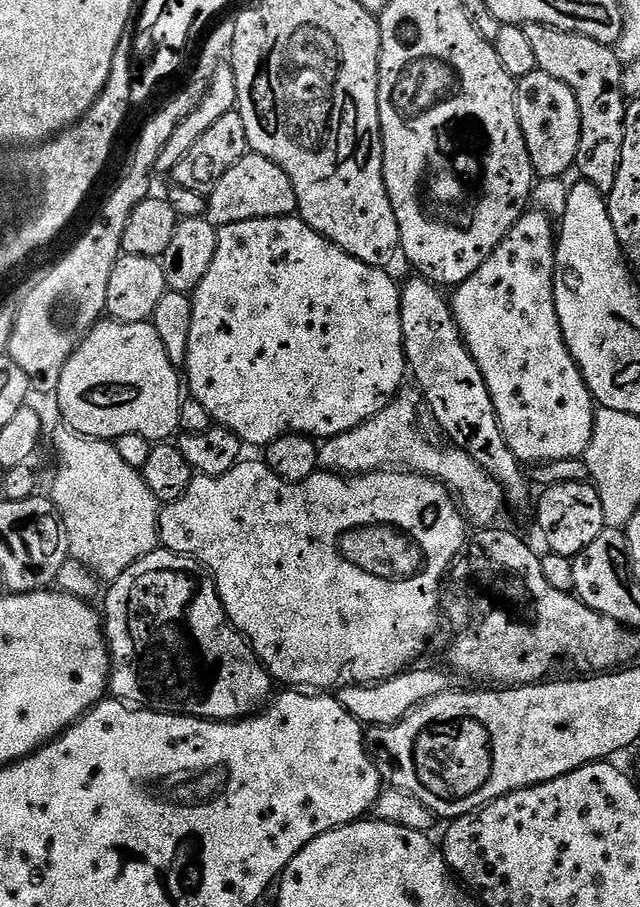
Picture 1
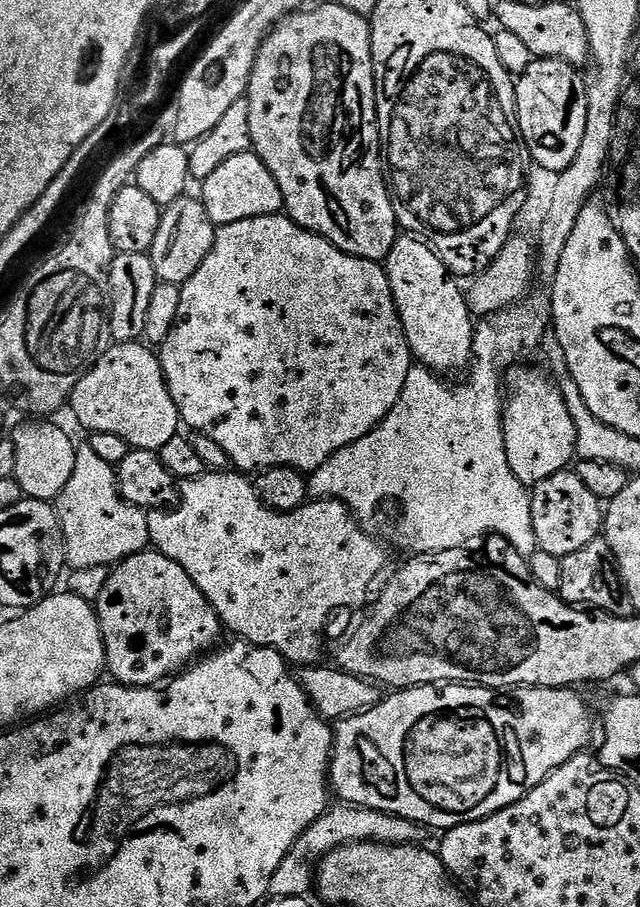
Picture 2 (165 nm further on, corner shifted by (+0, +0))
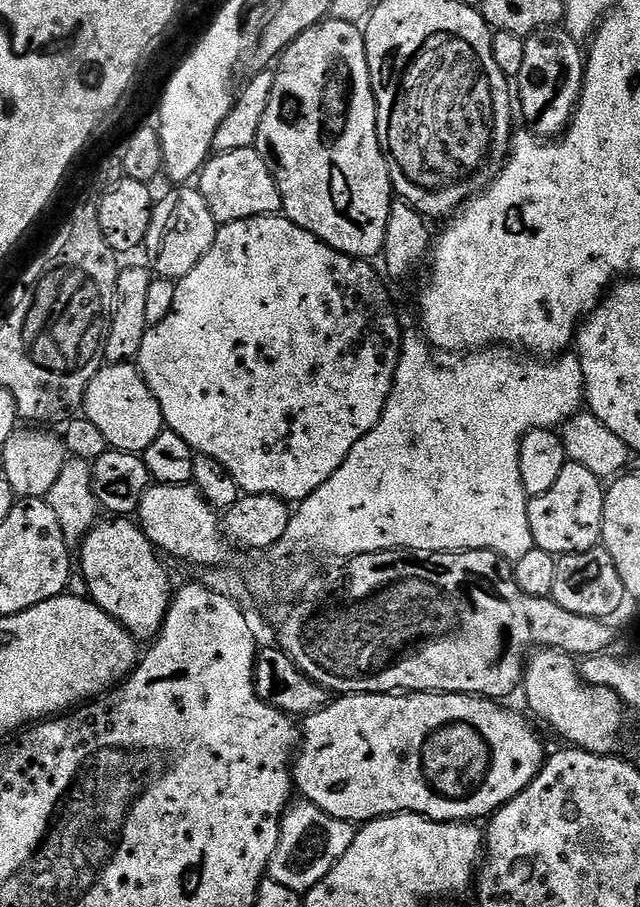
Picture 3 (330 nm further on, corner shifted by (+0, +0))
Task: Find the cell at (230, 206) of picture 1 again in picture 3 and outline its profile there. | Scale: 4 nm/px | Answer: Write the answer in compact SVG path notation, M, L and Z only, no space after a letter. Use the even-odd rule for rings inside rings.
M255 147L230 150L213 155L198 173L198 191L206 202L217 225L235 220L249 220L255 216L270 216L281 211L280 191L266 162L256 153Z

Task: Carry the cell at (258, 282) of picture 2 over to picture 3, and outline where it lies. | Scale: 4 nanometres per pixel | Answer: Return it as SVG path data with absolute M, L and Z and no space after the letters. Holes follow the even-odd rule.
M283 214L235 220L217 227L214 242L202 262L198 262L190 274L176 281L170 314L166 314L162 322L151 325L142 338L138 367L146 386L160 404L167 431L178 434L178 438L186 438L193 452L217 459L233 476L241 493L270 494L289 502L305 500L318 490L318 486L322 486L322 482L331 478L342 462L346 462L346 454L354 450L356 443L378 426L378 418L382 418L382 410L392 393L401 359L402 327L392 309L387 286L368 264L371 263L367 259L334 250Z

